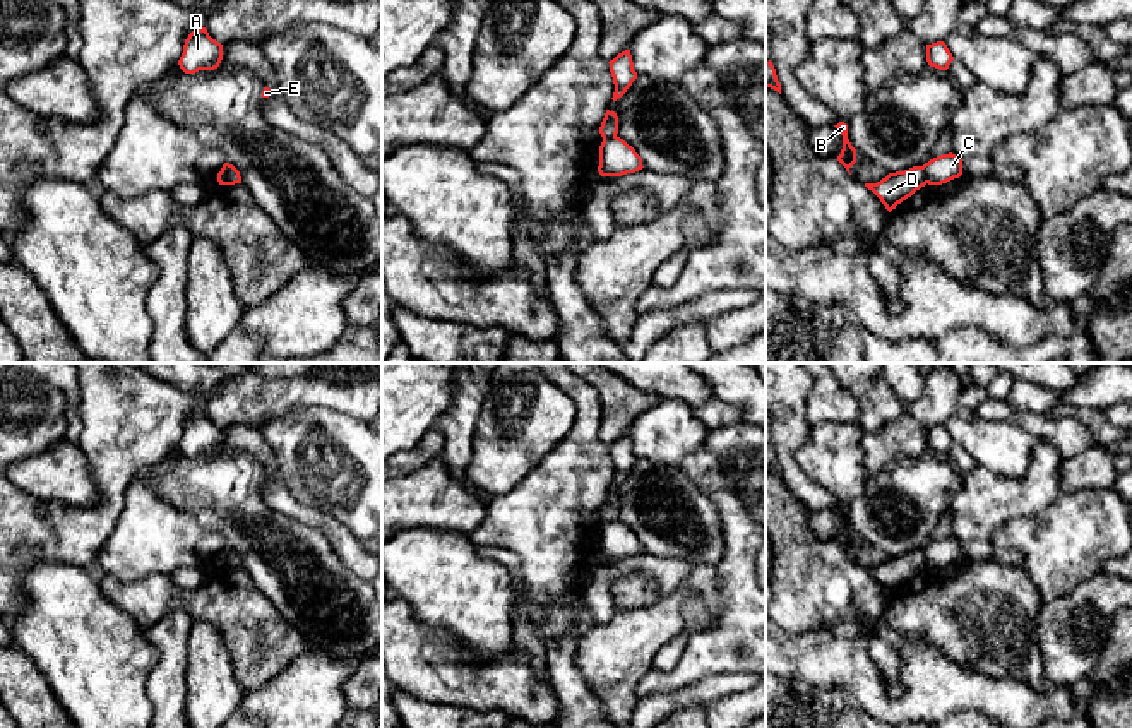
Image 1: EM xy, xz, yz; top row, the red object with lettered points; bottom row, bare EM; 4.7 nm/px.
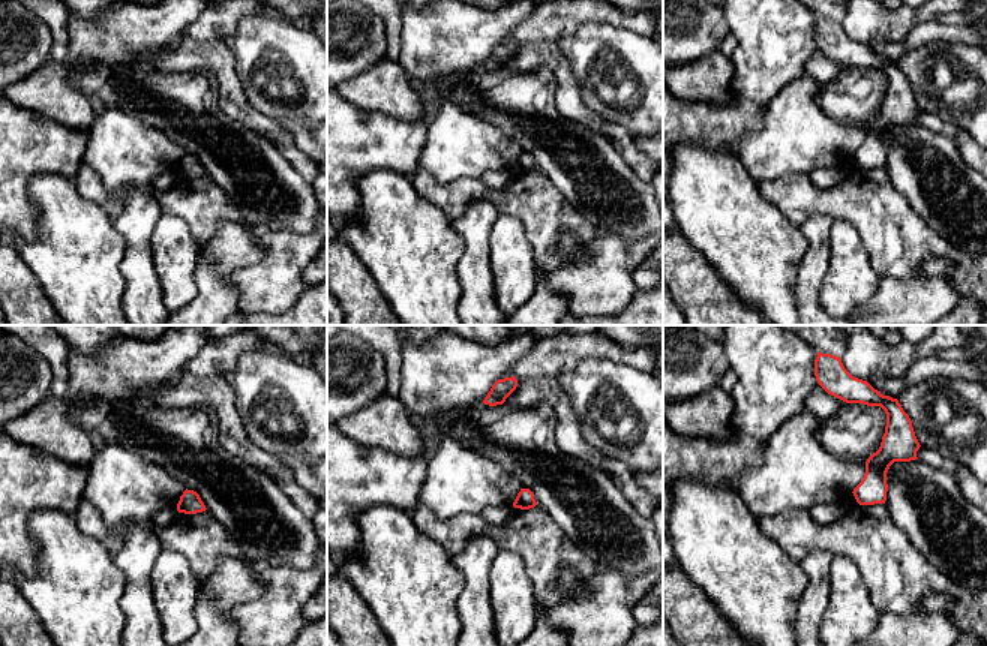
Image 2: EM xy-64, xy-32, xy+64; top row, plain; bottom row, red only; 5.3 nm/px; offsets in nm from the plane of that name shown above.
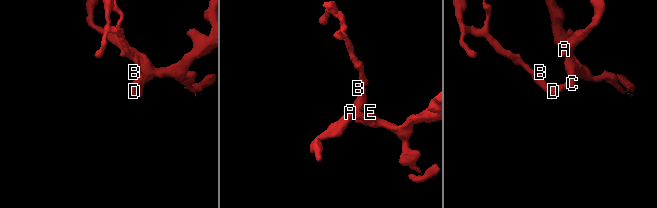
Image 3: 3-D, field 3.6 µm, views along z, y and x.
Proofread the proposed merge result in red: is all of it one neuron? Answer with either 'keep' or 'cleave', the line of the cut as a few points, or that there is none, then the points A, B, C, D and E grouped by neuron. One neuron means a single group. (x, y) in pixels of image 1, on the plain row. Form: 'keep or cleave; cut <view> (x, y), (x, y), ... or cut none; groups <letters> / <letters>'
cleave; cut yz (922, 550), (927, 566); groups A C E / B D

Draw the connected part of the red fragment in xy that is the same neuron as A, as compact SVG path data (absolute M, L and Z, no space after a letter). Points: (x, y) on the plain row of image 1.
M206 411L194 413L183 428L183 437L178 444L185 457L199 454L214 454L223 444L223 428L212 423Z

